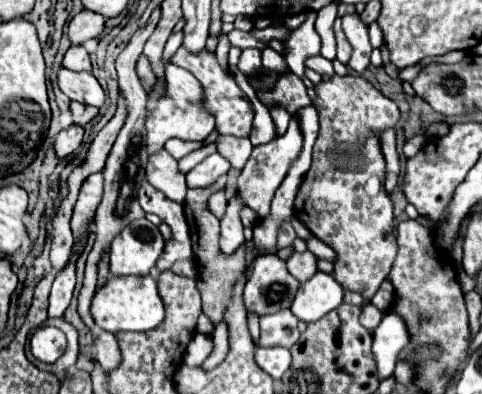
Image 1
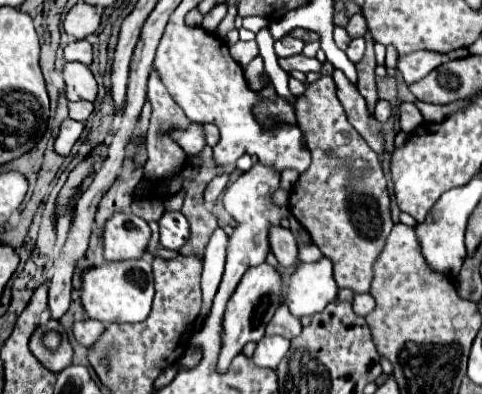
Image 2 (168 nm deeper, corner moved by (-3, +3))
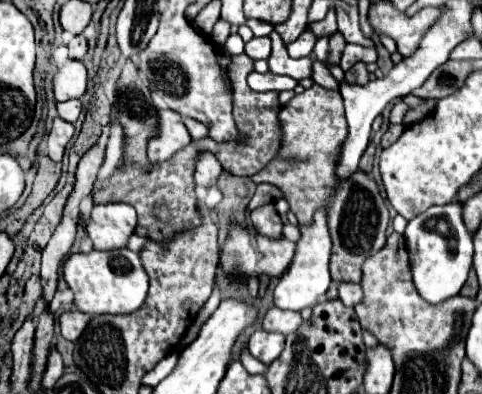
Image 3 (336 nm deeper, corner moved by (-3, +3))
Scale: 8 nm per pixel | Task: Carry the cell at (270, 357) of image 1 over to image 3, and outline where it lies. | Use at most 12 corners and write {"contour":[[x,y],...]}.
{"contour":[[256,330],[248,350],[268,366],[284,350],[284,336]]}

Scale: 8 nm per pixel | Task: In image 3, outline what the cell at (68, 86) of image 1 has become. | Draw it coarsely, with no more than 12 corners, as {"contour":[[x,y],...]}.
{"contour":[[66,60],[54,76],[58,102],[82,98],[88,74],[80,60]]}

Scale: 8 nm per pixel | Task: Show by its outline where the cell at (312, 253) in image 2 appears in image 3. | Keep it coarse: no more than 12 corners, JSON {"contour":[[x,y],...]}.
{"contour":[[232,226],[226,272],[270,278],[292,262],[296,244]]}

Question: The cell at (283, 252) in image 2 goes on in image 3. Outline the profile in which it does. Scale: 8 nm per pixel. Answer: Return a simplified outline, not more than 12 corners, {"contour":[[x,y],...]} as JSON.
{"contour":[[274,204],[252,210],[254,228],[268,238],[282,234]]}

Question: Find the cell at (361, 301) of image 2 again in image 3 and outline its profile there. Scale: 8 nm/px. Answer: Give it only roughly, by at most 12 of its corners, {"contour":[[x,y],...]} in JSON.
{"contour":[[340,284],[338,298],[354,308],[364,296],[360,284]]}

